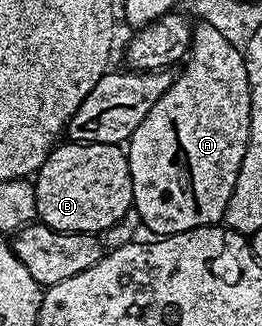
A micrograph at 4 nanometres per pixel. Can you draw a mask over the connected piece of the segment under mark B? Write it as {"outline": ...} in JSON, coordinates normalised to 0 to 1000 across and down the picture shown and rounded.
{"outline":[[[237,436],[202,454],[187,485],[137,525],[134,571],[137,669],[214,709],[397,715],[508,629],[492,479],[443,439]]]}

